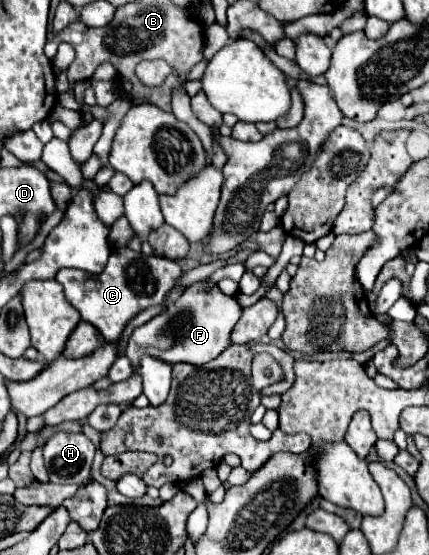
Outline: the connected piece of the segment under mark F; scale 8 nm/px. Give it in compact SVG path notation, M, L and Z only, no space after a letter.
M204 281L190 285L182 297L172 303L166 311L150 319L146 325L136 327L128 341L126 357L136 367L142 355L150 355L168 363L208 363L230 345L230 331L240 319L242 307L230 295L224 295L218 287L210 287Z

